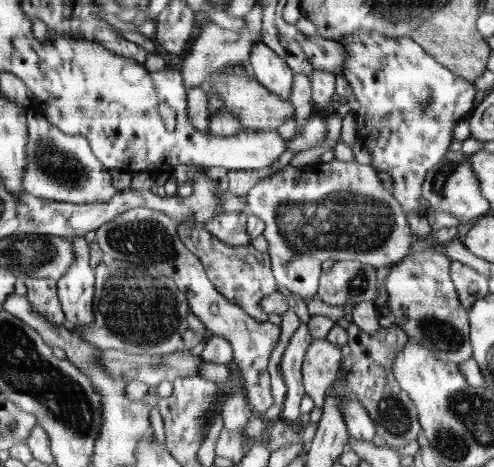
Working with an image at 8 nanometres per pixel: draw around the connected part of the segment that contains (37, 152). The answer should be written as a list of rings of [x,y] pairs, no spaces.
[[[27,107],[27,121],[28,126],[32,126],[28,134],[27,170],[23,177],[23,190],[27,194],[73,204],[109,202],[119,194],[108,168],[96,158],[88,139],[65,134],[58,126],[52,126],[36,108]]]

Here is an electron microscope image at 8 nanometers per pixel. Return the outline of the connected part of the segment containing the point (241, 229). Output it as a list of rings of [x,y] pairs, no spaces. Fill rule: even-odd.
[[[247,211],[220,213],[202,226],[224,244],[232,246],[250,245],[252,238],[246,232],[248,215]]]

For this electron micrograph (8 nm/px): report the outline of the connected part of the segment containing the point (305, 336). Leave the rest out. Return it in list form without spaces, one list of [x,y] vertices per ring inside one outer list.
[[[304,322],[290,337],[286,348],[281,356],[281,368],[284,383],[287,386],[284,407],[280,419],[290,424],[300,416],[300,400],[305,394],[301,375],[301,364],[309,344],[313,341],[308,325]]]

